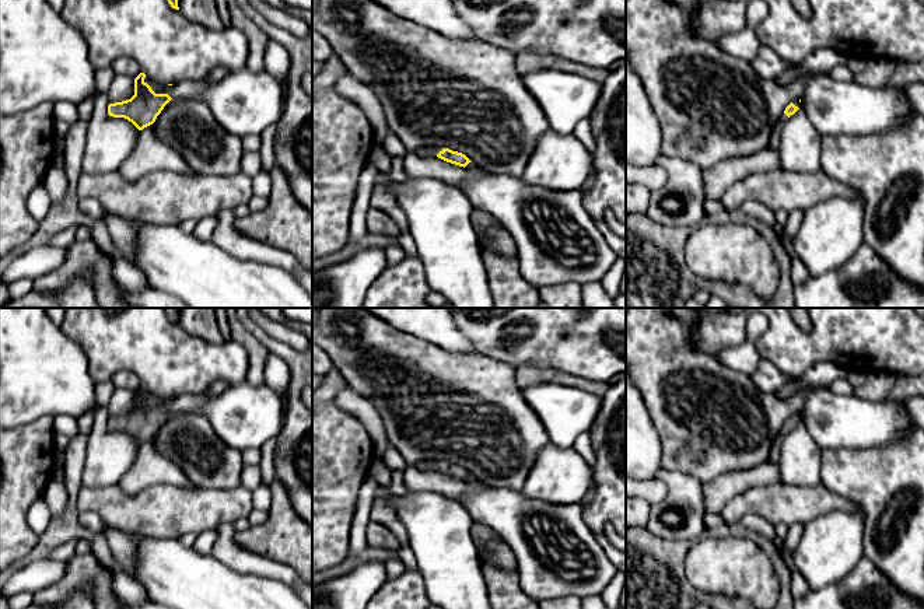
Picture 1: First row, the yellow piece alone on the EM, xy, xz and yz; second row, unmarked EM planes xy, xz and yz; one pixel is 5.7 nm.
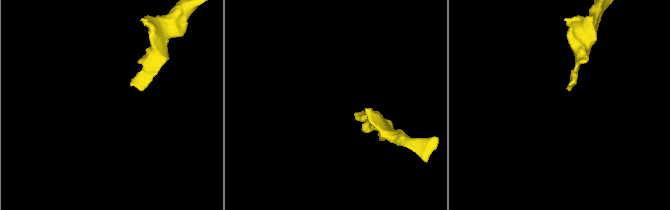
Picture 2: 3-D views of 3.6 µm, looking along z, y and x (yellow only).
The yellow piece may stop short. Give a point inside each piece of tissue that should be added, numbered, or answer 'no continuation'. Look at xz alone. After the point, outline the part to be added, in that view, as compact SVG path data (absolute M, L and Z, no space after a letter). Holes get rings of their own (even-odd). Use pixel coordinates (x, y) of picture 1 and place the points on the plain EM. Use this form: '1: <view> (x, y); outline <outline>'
1: xz (424, 465); outline M420 461L414 466L421 470L437 470L440 465L442 465L444 461Z

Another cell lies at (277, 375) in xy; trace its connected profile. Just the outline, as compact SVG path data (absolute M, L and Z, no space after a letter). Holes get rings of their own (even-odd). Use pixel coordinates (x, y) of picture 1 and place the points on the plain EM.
M270 353L265 365L265 384L269 385L286 405L291 374L283 358Z

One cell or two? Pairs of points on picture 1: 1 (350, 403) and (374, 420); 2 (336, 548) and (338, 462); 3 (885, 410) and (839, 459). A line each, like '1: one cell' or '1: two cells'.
1: one cell
2: one cell
3: two cells

